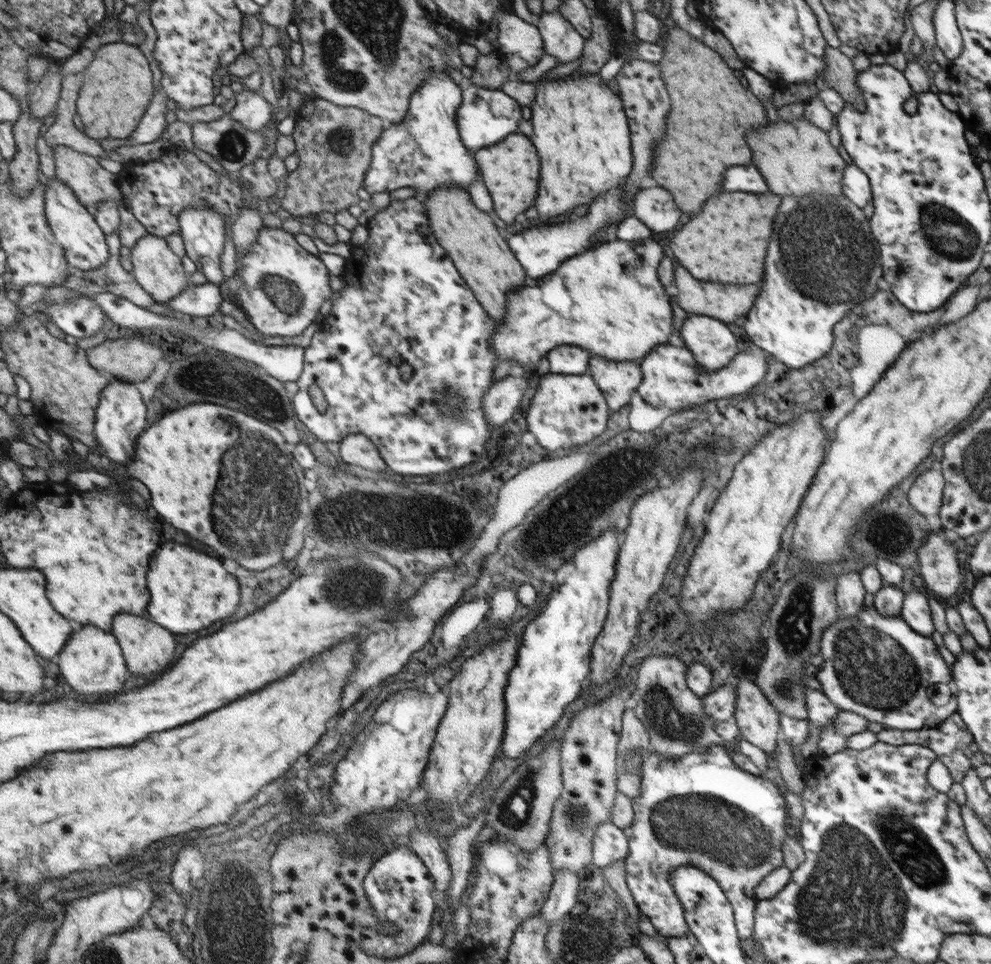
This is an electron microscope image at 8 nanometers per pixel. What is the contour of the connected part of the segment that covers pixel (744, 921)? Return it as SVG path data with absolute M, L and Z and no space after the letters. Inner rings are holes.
M713 745L703 752L688 752L686 755L677 757L664 757L655 752L649 752L640 765L640 795L632 798L632 811L633 818L631 826L623 829L623 835L627 841L627 854L625 856L625 882L626 887L638 908L638 912L649 919L651 926L656 932L667 938L668 936L680 938L688 930L687 922L684 920L684 907L680 903L680 899L673 892L672 885L668 883L668 872L672 871L675 867L683 865L692 866L706 872L710 877L715 879L715 882L721 887L723 894L732 906L732 913L734 916L734 925L736 926L736 933L741 940L745 942L745 938L751 936L754 932L753 926L753 910L756 910L755 898L753 898L753 891L751 888L757 886L761 879L765 878L773 869L780 867L782 864L781 843L783 837L787 836L787 828L783 830L785 824L785 801L784 796L779 794L779 790L775 788L775 784L771 783L763 776L755 776L753 773L745 772L737 764L733 764L731 768L731 758L727 756L727 752L723 750L725 745Z

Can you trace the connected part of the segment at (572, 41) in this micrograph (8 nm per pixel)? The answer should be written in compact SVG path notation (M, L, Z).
M559 11L542 12L536 20L544 52L559 60L559 64L570 63L582 54L584 38L562 18Z

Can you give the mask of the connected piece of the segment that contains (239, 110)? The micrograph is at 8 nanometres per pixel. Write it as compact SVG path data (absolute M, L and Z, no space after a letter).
M261 87L255 90L239 88L235 105L230 112L233 120L238 120L251 131L263 131L268 128L275 106L271 106L261 94Z

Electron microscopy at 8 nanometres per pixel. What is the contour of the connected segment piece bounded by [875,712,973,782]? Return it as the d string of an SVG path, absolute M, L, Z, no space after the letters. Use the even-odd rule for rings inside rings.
M956 712L950 714L943 722L940 722L933 728L923 728L919 730L882 729L877 732L875 736L879 742L885 744L897 746L901 746L902 744L918 744L924 745L925 748L932 749L936 755L936 759L947 767L952 782L960 782L964 777L965 771L971 769L971 754L968 745L973 741L972 734L967 730L965 723Z

